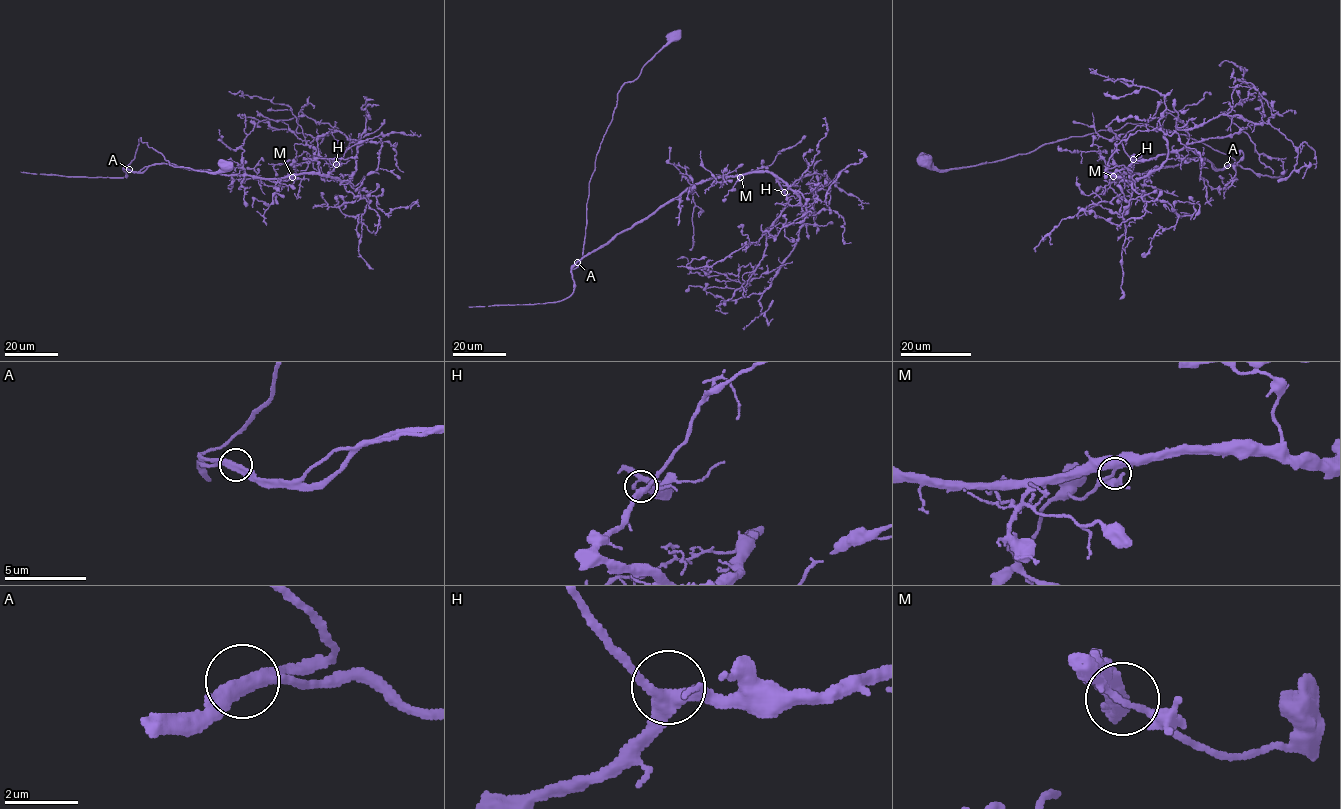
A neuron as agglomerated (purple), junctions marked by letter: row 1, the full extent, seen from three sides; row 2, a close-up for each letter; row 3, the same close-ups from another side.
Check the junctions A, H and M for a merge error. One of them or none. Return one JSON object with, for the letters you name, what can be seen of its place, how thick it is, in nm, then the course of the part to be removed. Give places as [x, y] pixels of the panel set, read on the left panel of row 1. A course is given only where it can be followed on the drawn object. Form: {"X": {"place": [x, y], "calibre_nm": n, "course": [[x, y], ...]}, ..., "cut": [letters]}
{"cut": []}

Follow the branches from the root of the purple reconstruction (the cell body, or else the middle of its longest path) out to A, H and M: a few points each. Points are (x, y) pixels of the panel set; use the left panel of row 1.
A: (224, 165), (215, 172), (174, 167), (160, 153), (143, 143), (141, 137), (134, 158), (123, 168), (128, 169)
H: (224, 165), (215, 172), (174, 167), (141, 137), (123, 168), (172, 163), (277, 178), (327, 175), (336, 164)
M: (224, 165), (215, 172), (174, 167), (141, 137), (123, 168), (172, 163), (292, 177)

